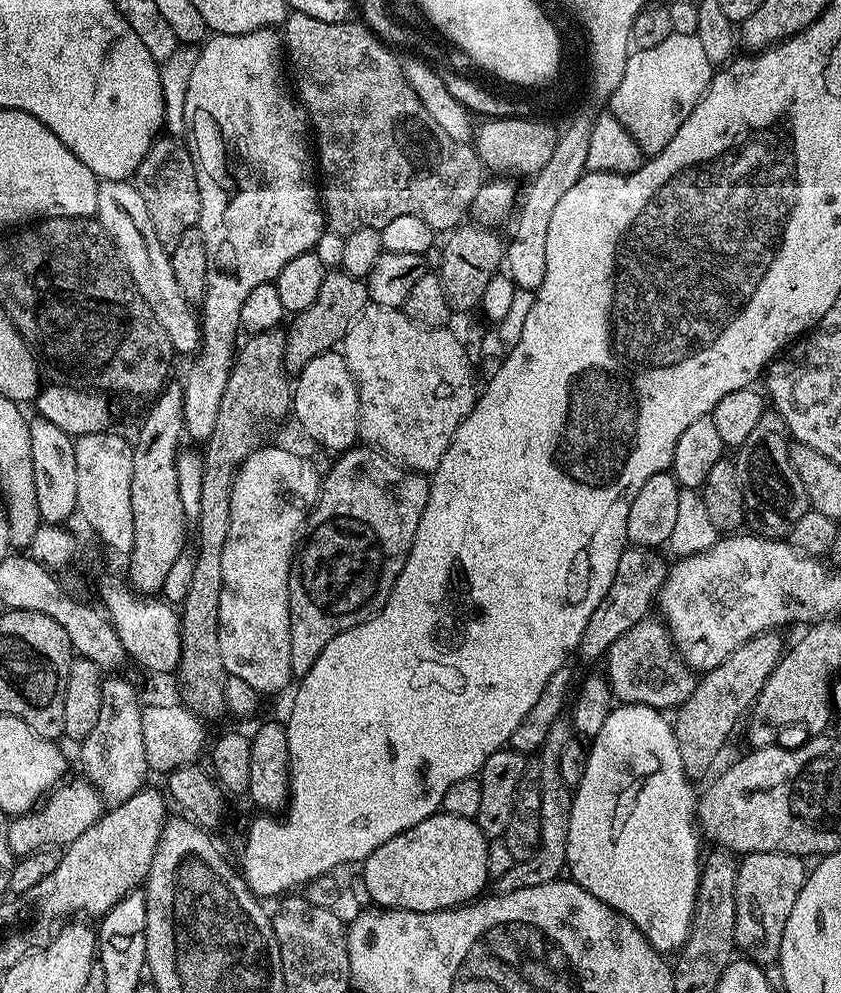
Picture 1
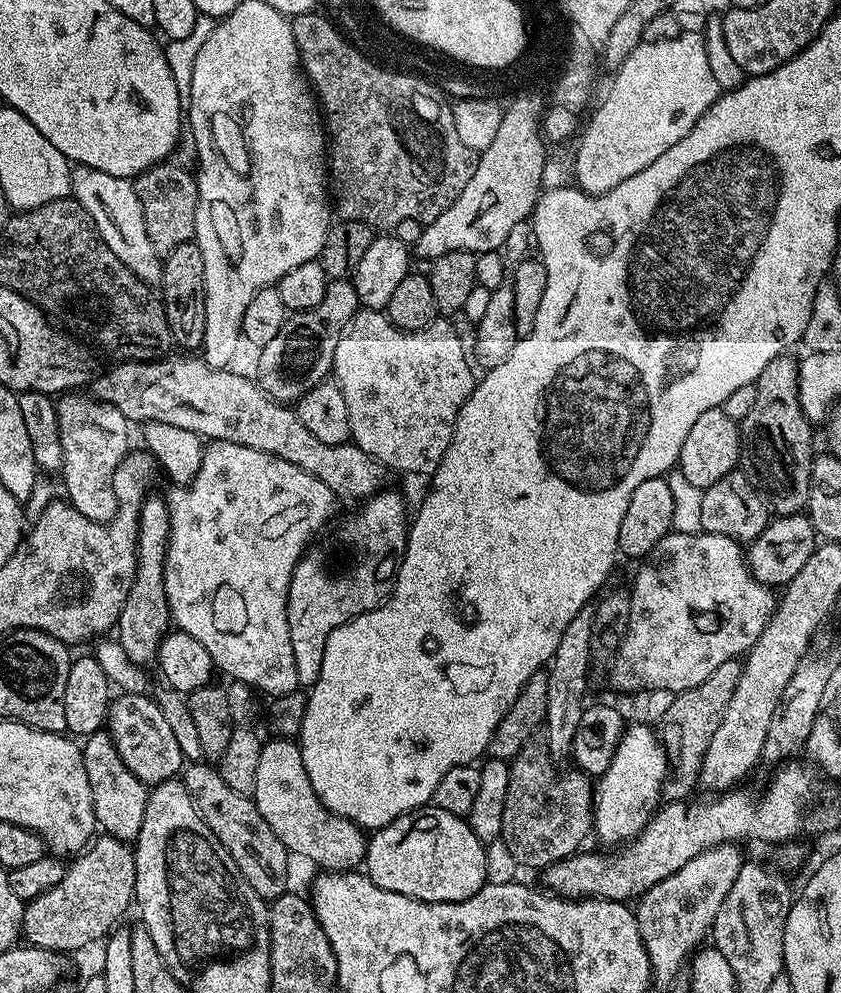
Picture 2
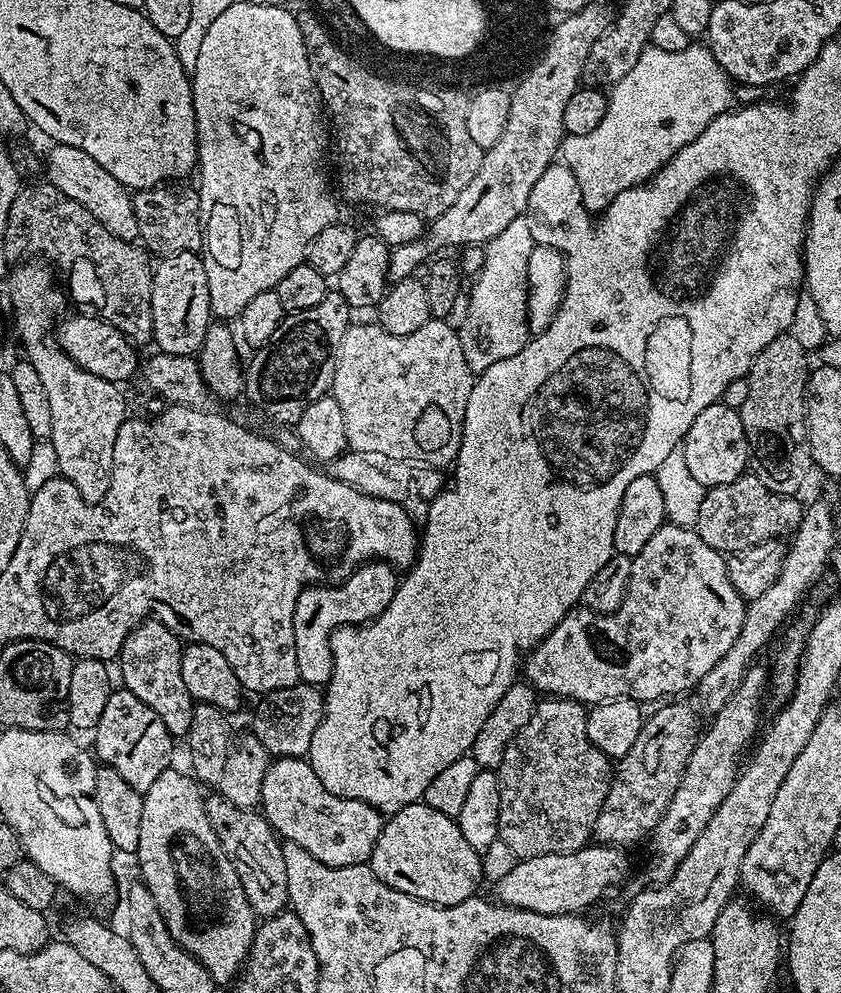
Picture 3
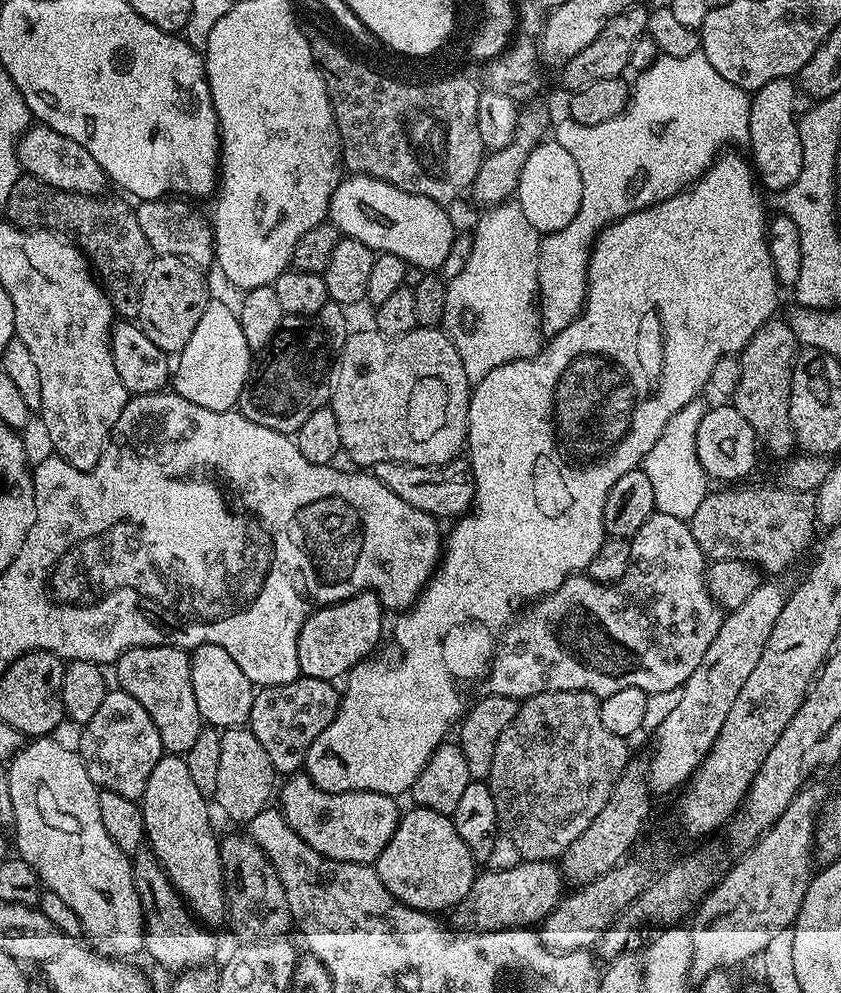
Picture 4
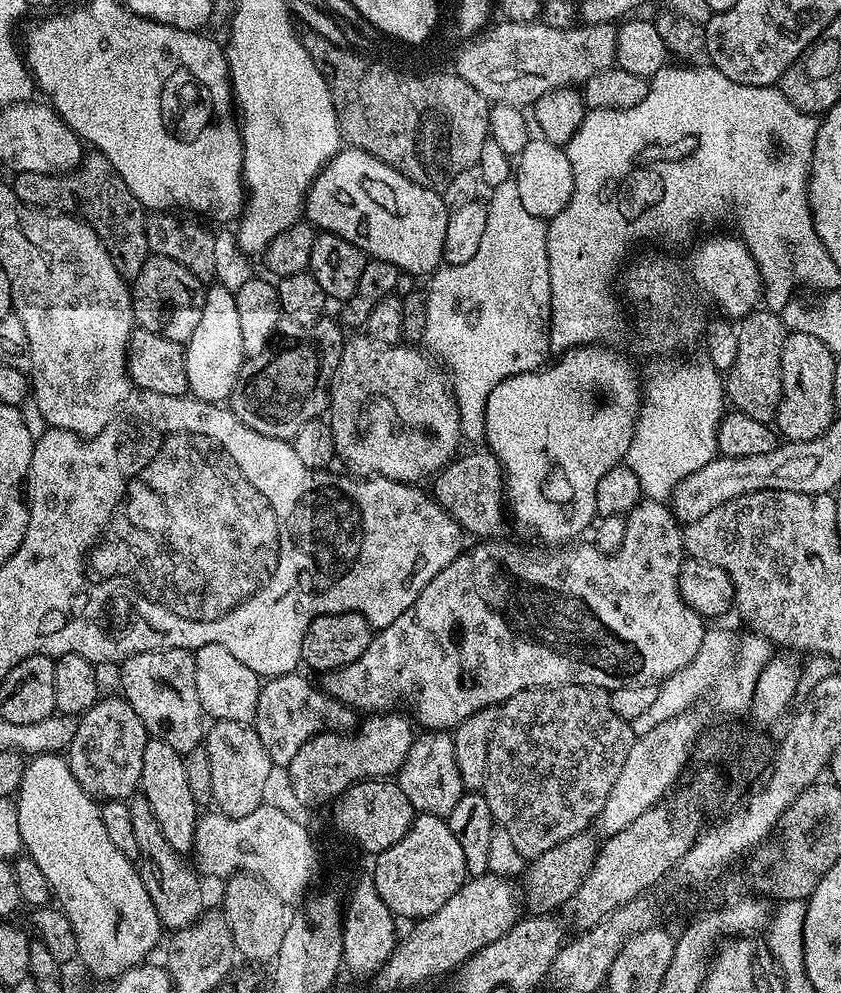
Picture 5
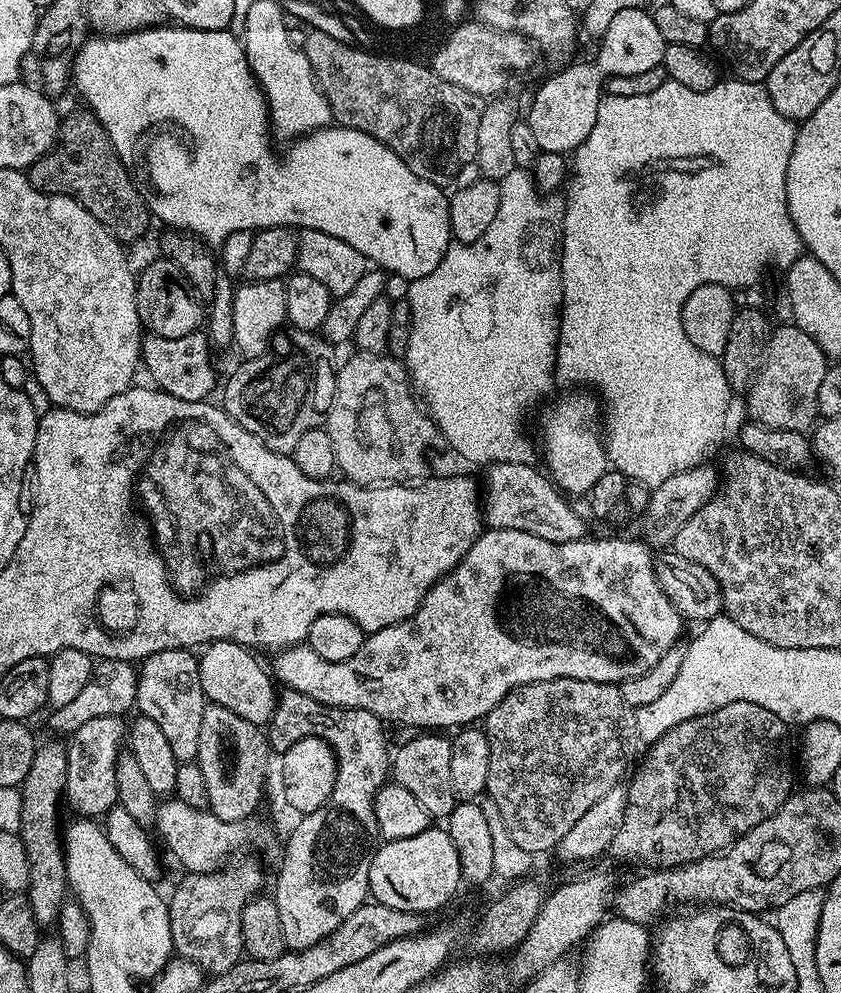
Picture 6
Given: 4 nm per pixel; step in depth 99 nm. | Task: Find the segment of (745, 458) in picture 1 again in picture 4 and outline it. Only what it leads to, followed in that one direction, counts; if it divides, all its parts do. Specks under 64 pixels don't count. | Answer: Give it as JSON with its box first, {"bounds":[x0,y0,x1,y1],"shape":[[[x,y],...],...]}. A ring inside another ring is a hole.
{"bounds":[730,318,798,458],"shape":[[[780,318],[767,320],[738,354],[741,377],[736,392],[730,397],[738,414],[754,426],[763,451],[765,448],[779,458],[791,457],[797,447],[796,435],[790,426],[790,382],[797,351],[798,343],[789,324]]]}

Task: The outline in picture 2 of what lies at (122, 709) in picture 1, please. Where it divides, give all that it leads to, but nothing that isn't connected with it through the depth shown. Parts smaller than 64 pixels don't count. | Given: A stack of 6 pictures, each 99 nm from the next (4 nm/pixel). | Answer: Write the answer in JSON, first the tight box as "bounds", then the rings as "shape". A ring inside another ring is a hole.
{"bounds":[82,730,149,841],"shape":[[[101,730],[87,737],[83,741],[82,751],[97,825],[116,840],[136,841],[142,830],[142,818],[146,814],[149,785],[143,784],[130,770],[130,766],[126,766],[107,731]]]}

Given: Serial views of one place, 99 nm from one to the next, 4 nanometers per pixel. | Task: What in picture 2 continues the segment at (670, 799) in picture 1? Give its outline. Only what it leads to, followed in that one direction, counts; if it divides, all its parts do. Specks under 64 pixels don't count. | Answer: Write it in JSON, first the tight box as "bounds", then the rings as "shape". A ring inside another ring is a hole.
{"bounds":[593,723,668,846],"shape":[[[629,723],[617,744],[610,766],[595,785],[593,806],[594,836],[604,844],[620,846],[635,840],[657,811],[664,781],[668,775],[668,756],[659,735],[647,723]]]}

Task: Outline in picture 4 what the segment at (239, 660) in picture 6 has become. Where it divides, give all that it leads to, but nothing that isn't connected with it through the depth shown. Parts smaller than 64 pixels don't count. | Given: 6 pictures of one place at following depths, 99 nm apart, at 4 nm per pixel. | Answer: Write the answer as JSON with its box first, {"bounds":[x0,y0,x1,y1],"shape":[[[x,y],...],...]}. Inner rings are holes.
{"bounds":[190,644,254,728],"shape":[[[203,644],[190,652],[190,682],[194,682],[194,698],[198,701],[198,714],[205,725],[218,728],[238,728],[247,725],[250,706],[254,695],[254,685],[250,678],[222,650],[222,646]]]}

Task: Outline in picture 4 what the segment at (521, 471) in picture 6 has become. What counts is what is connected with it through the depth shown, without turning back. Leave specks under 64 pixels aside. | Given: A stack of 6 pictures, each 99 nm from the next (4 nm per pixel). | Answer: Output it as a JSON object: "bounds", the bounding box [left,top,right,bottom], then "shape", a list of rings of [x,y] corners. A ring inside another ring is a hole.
{"bounds":[374,458,476,518],"shape":[[[464,458],[448,460],[445,464],[434,466],[378,462],[374,465],[374,474],[386,486],[390,486],[390,490],[394,490],[394,494],[398,494],[402,502],[437,518],[443,518],[443,516],[459,518],[465,515],[476,498],[476,483],[472,466]]]}

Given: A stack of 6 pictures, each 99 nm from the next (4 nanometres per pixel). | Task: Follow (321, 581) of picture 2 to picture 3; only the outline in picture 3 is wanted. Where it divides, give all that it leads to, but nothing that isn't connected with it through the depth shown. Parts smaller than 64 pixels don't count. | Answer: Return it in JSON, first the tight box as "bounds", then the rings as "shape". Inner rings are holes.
{"bounds":[294,559,398,685],"shape":[[[371,559],[343,578],[341,584],[305,588],[294,606],[294,654],[298,674],[305,684],[327,685],[332,677],[332,632],[347,624],[366,624],[378,618],[390,606],[390,598],[394,598],[398,572],[385,561]]]}

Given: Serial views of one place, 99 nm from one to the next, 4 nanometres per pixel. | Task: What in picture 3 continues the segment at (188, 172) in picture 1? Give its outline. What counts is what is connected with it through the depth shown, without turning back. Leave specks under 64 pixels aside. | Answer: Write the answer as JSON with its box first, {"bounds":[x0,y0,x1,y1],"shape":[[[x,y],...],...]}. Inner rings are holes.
{"bounds":[132,186,204,257],"shape":[[[157,186],[139,189],[132,197],[134,218],[138,222],[138,240],[157,257],[183,252],[199,253],[204,247],[204,226],[200,218],[200,193],[195,187]]]}

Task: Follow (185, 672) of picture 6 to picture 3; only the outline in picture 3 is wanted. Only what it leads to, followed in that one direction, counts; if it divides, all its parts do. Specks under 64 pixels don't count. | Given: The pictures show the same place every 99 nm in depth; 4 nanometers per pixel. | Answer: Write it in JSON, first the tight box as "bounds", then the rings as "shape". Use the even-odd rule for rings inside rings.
{"bounds":[118,618,194,738],"shape":[[[149,618],[132,629],[132,633],[124,639],[118,657],[123,687],[134,694],[134,698],[146,702],[146,706],[162,718],[162,726],[166,726],[174,738],[187,737],[194,707],[190,690],[186,690],[186,682],[182,678],[181,651],[180,637],[175,636],[162,621]]]}

